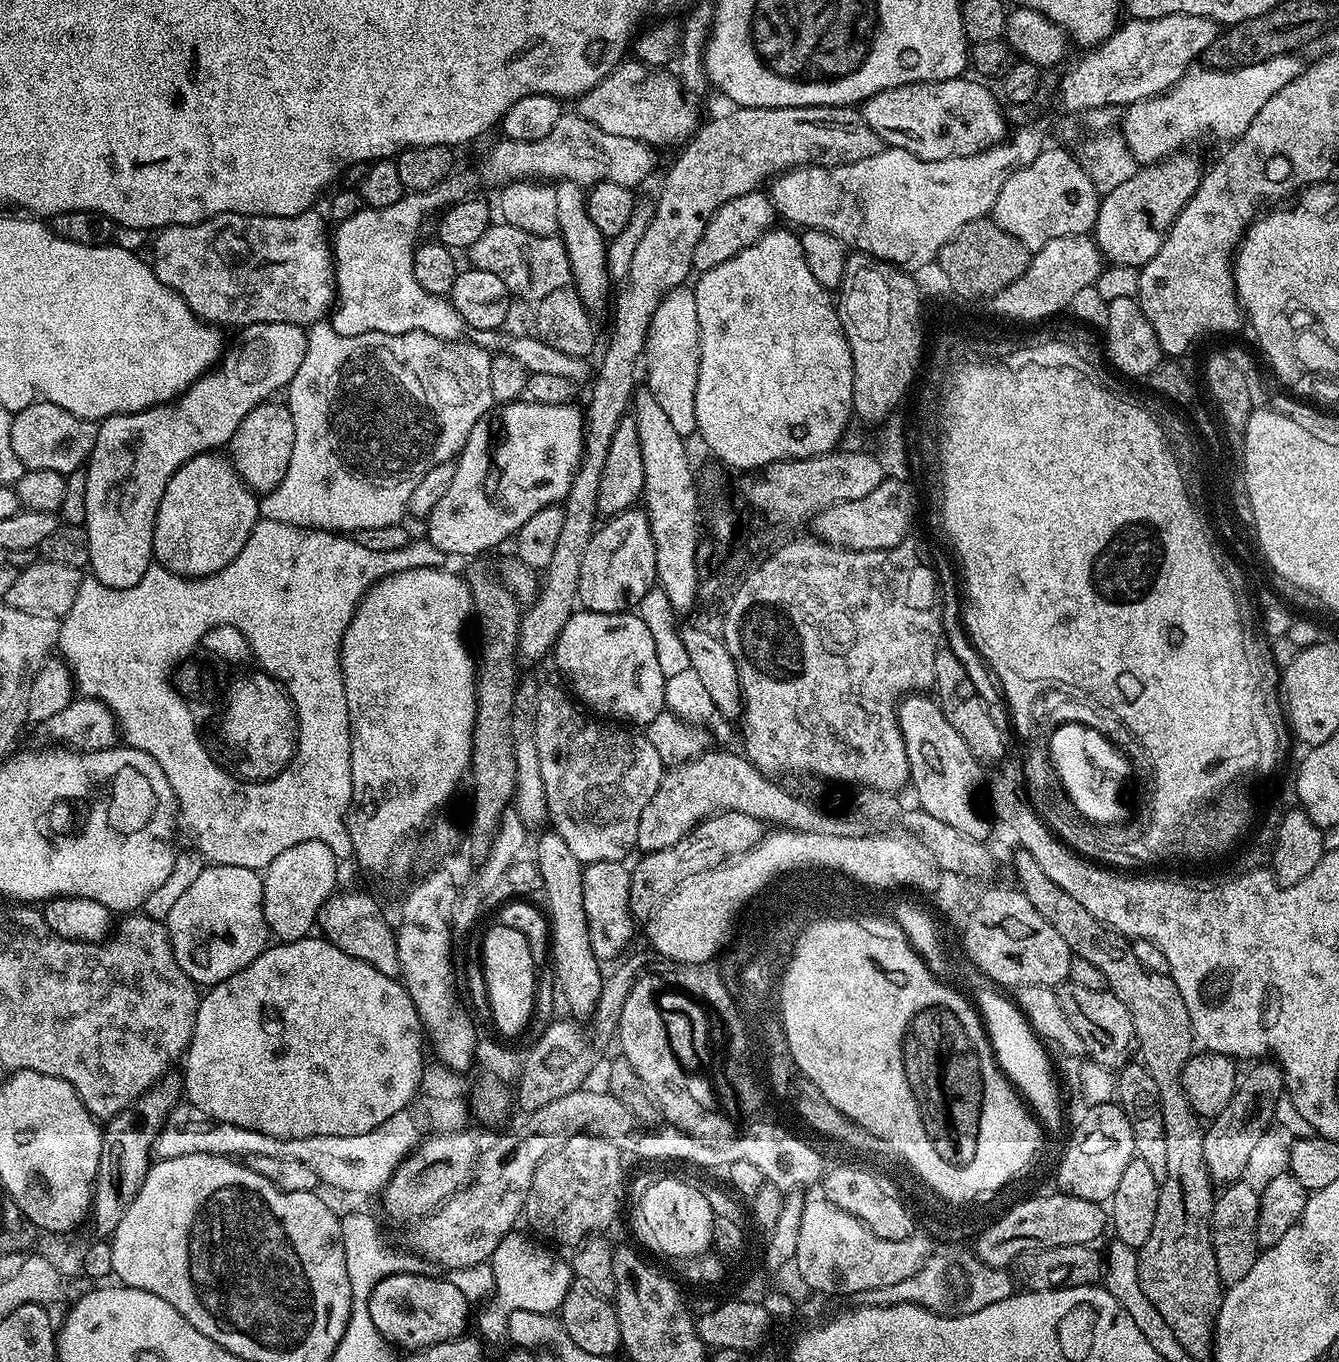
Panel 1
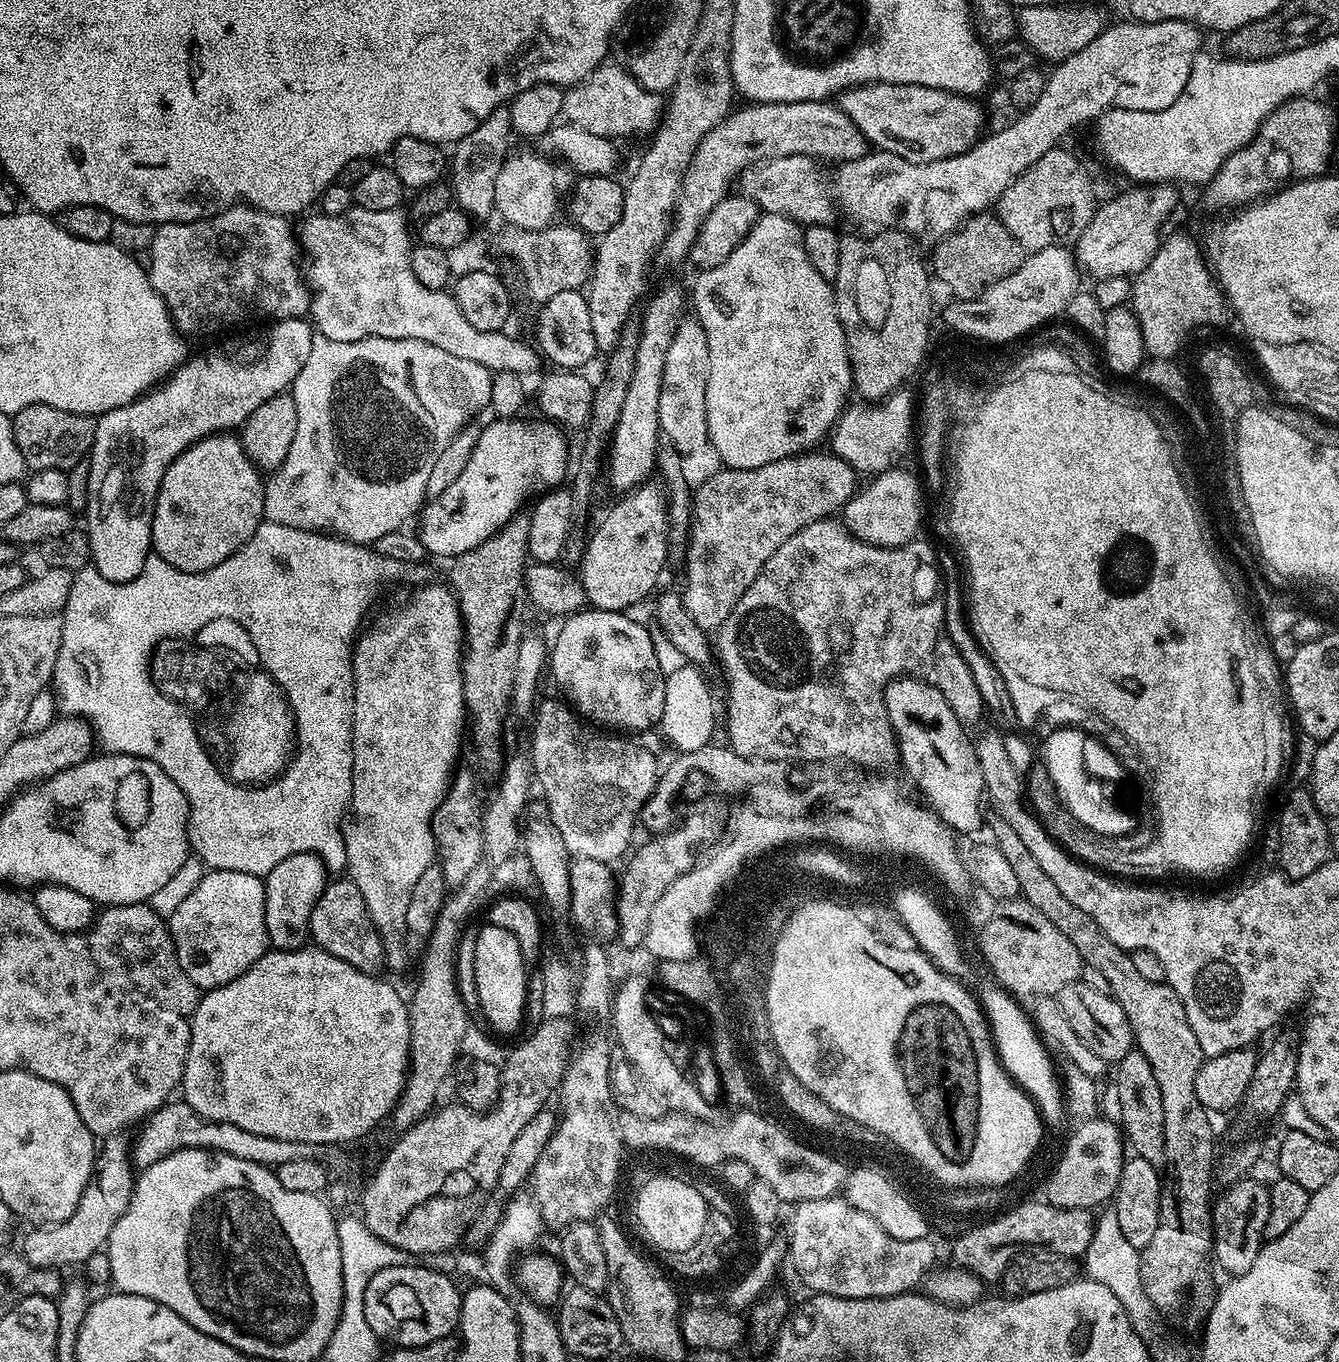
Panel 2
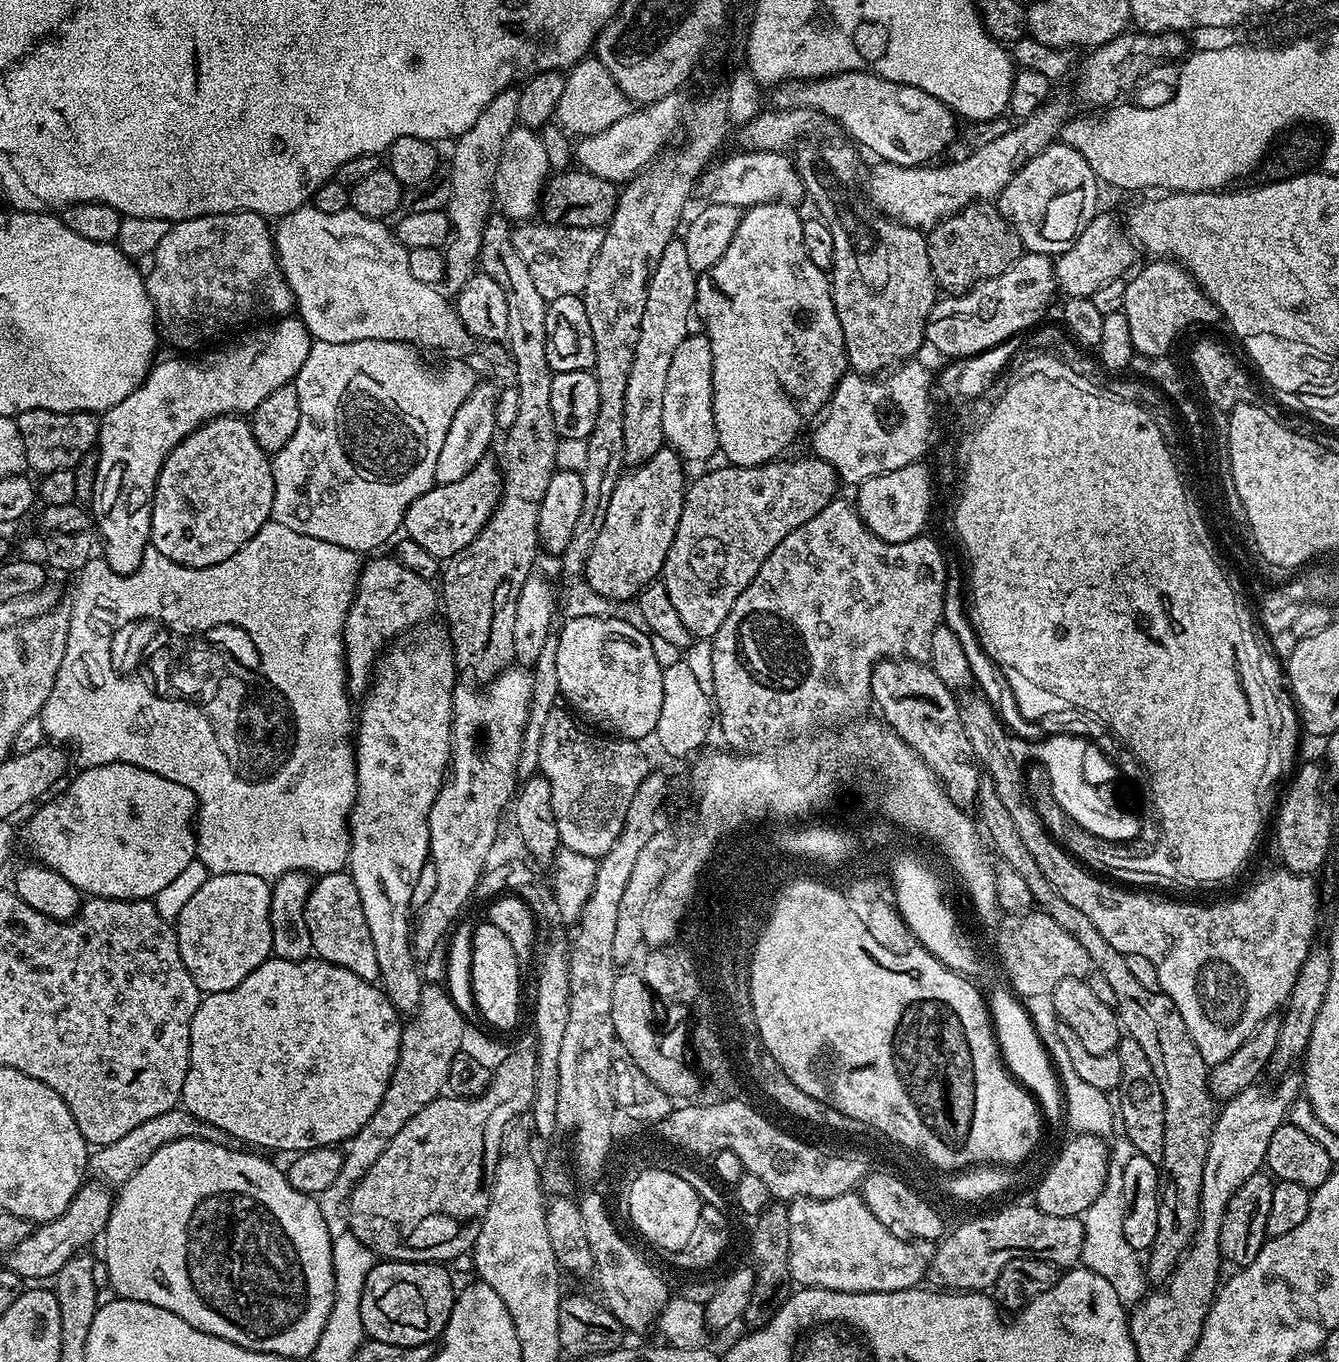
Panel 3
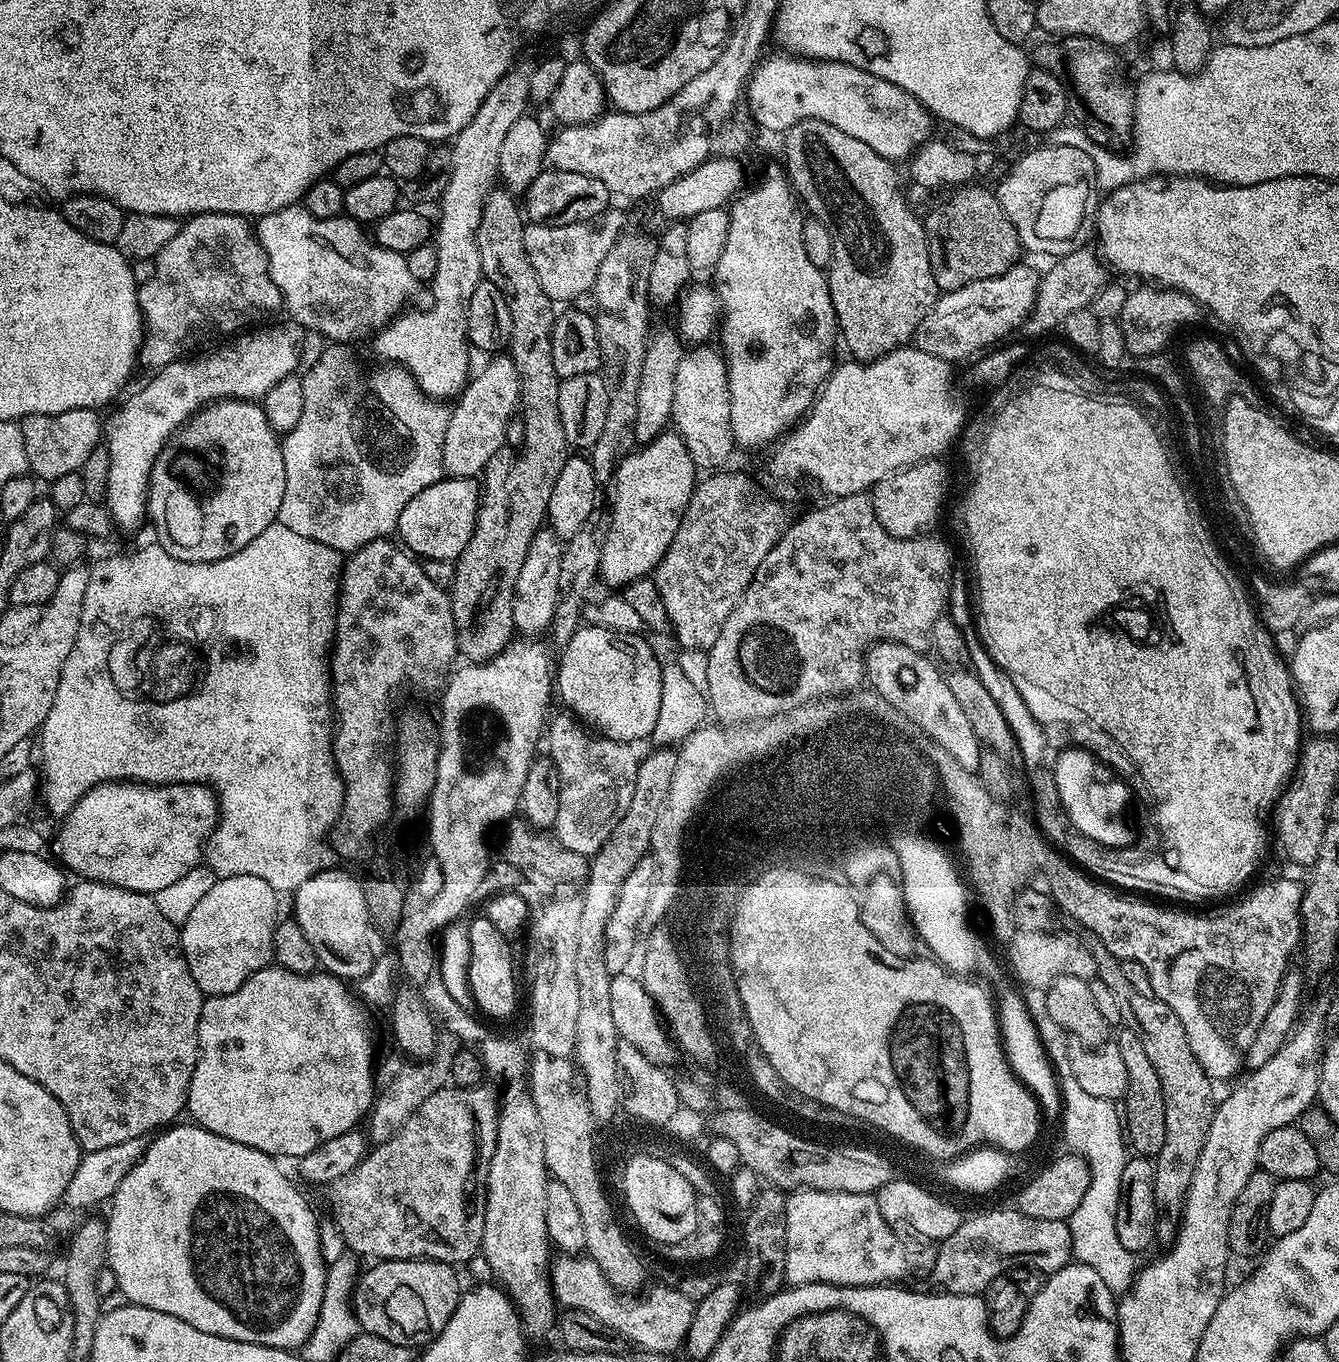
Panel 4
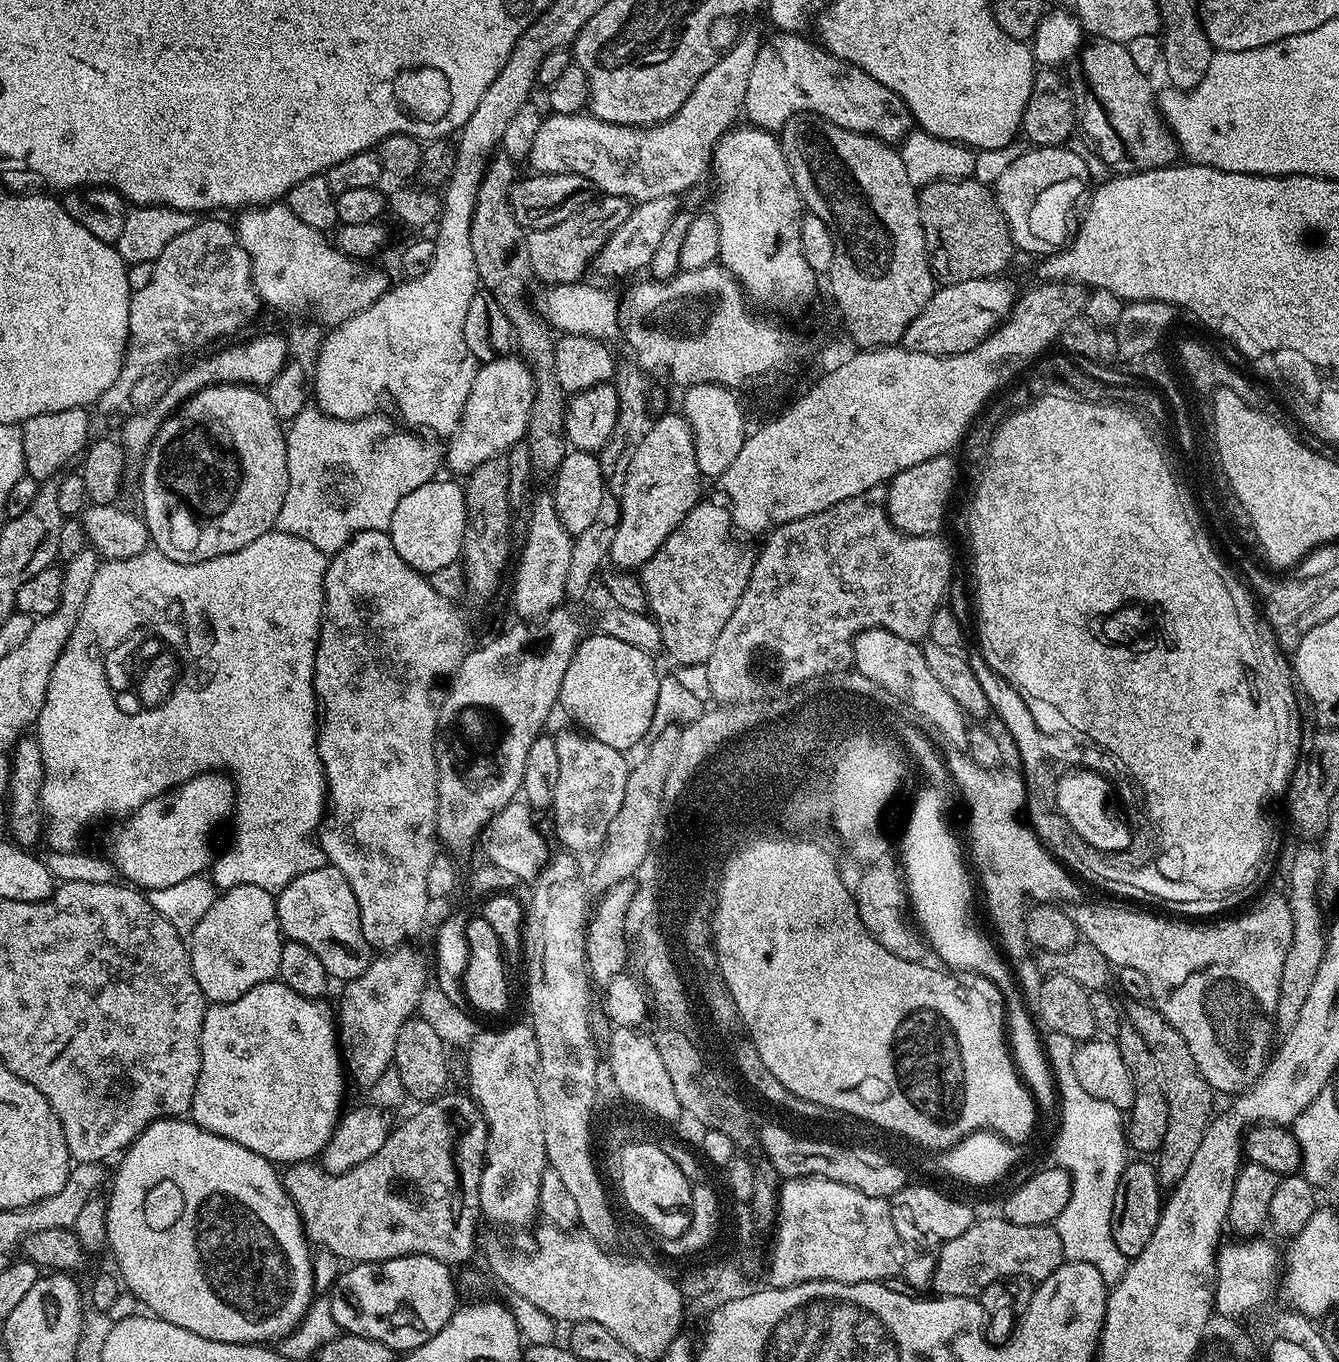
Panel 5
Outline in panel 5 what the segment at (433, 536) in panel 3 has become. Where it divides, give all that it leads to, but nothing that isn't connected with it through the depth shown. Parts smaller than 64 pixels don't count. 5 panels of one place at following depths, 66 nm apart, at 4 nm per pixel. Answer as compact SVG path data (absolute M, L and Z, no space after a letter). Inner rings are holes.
M437 478L410 490L398 510L394 510L390 526L386 530L394 542L394 550L416 572L431 574L461 559L466 526L466 502L464 489L452 480Z

